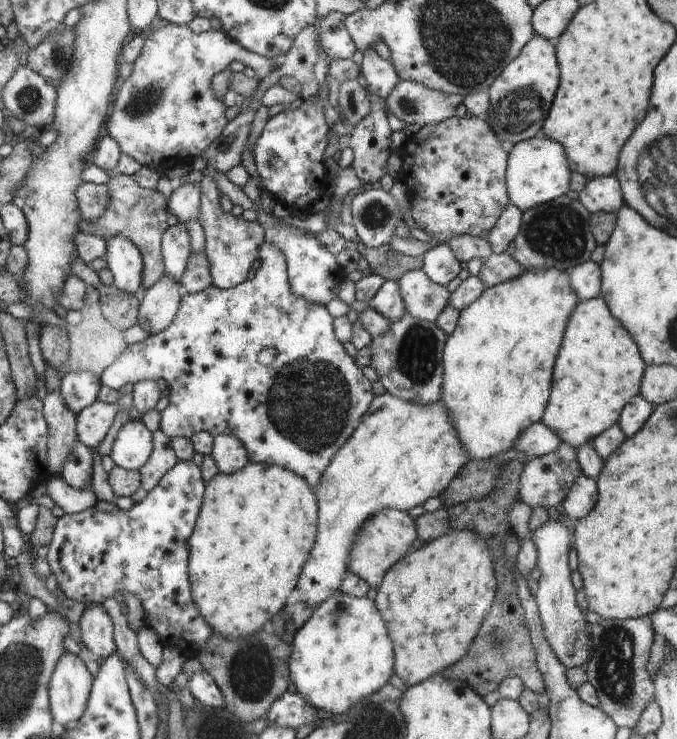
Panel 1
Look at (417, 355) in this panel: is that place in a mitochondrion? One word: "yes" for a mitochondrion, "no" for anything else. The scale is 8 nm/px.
yes

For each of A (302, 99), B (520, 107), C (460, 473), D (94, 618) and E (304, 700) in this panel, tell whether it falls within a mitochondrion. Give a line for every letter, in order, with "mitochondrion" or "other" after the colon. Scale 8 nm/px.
A: other
B: mitochondrion
C: other
D: other
E: other

